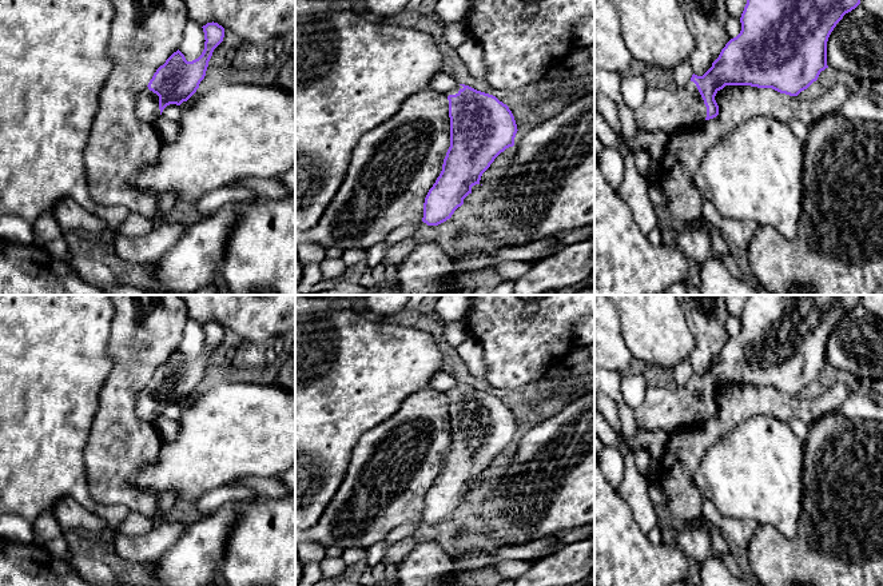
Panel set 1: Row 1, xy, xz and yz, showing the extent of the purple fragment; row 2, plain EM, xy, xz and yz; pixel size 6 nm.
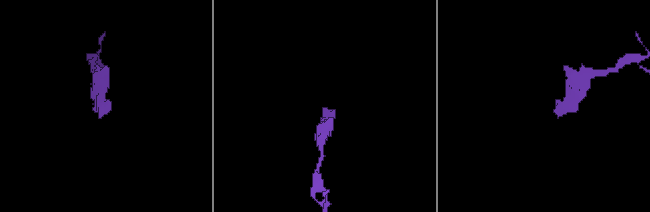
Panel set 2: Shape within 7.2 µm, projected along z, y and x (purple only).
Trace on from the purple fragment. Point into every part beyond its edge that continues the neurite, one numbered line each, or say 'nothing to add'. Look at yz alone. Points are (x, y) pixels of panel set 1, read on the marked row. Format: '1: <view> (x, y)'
1: yz (663, 110)

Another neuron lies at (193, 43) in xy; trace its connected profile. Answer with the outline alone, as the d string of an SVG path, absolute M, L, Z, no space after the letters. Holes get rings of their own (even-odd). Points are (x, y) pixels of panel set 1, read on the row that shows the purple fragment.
M188 20L183 31L179 51L184 55L187 61L192 61L202 55L204 41L203 28L198 23Z

